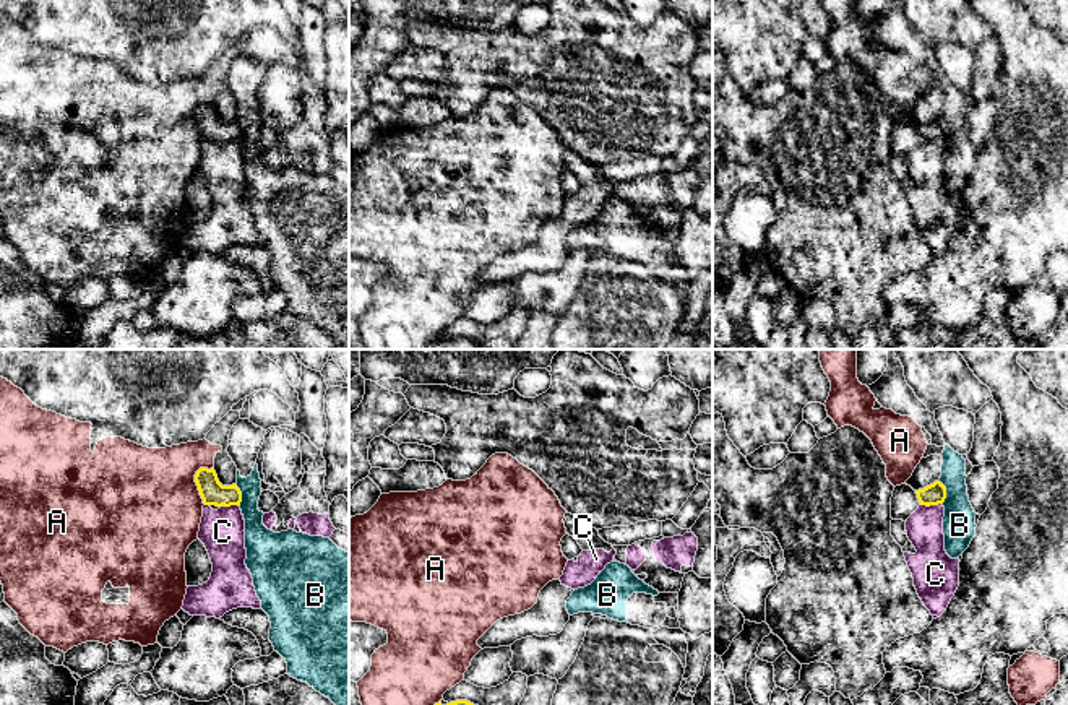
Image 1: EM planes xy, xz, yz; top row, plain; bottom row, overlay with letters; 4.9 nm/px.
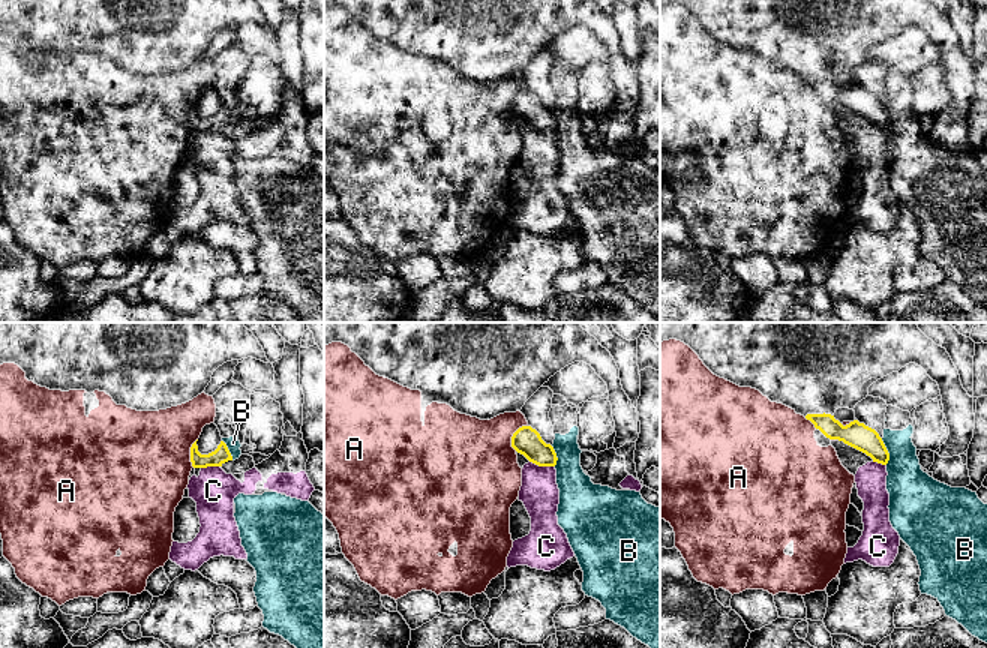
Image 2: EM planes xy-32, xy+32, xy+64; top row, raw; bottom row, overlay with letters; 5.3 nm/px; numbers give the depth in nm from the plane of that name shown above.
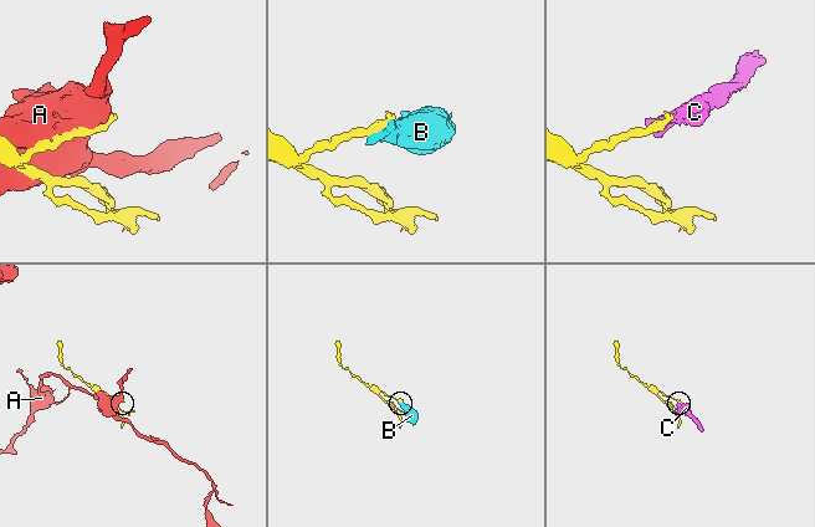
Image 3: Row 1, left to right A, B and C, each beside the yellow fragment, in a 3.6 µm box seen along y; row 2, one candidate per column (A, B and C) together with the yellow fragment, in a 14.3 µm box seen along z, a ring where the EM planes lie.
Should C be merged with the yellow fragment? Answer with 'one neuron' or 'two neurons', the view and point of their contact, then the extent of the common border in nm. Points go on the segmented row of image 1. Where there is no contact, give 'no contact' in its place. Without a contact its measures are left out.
two neurons | yz (930, 504) | 110 nm

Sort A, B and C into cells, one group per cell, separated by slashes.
A / B / C

